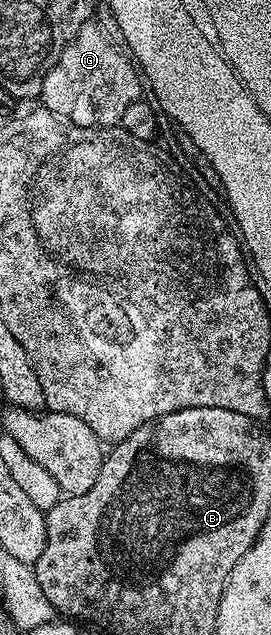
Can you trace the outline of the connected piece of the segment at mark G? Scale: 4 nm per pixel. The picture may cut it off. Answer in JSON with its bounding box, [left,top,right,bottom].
[42,23,141,127]

